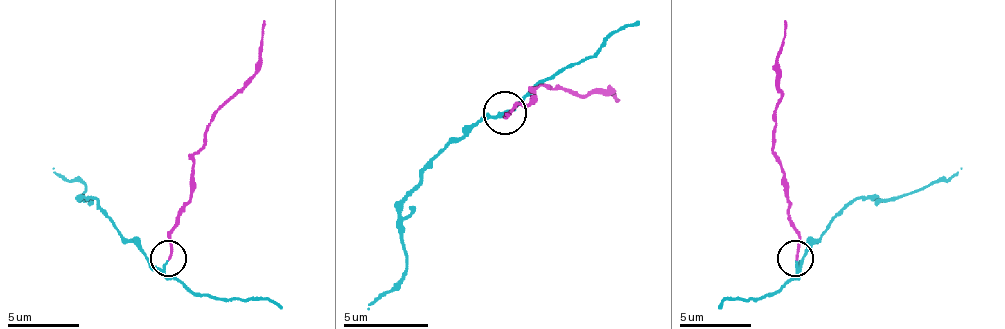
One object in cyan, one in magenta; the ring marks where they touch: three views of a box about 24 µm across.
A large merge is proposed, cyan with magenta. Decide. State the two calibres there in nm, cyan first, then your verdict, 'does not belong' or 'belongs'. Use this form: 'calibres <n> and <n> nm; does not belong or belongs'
calibres 120 and 140 nm; belongs

